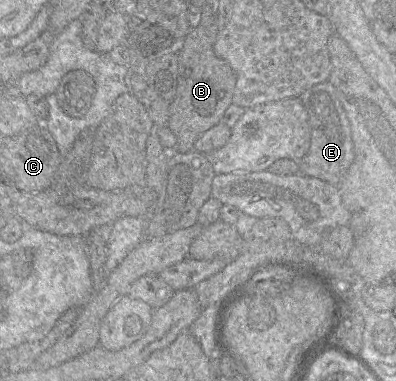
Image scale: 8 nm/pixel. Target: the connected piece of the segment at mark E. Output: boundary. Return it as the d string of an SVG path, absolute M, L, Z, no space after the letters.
M327 80L313 85L299 96L308 114L311 130L308 153L299 161L299 173L338 185L354 159L354 145L347 115L335 87Z

